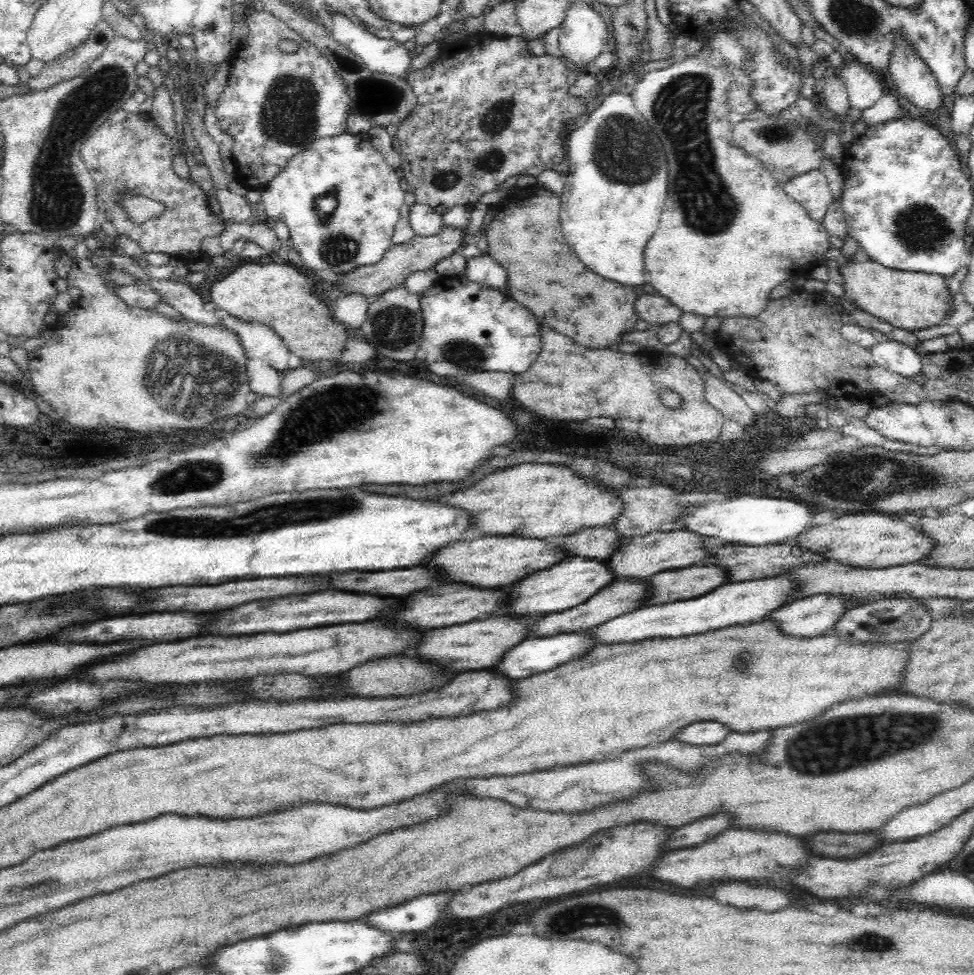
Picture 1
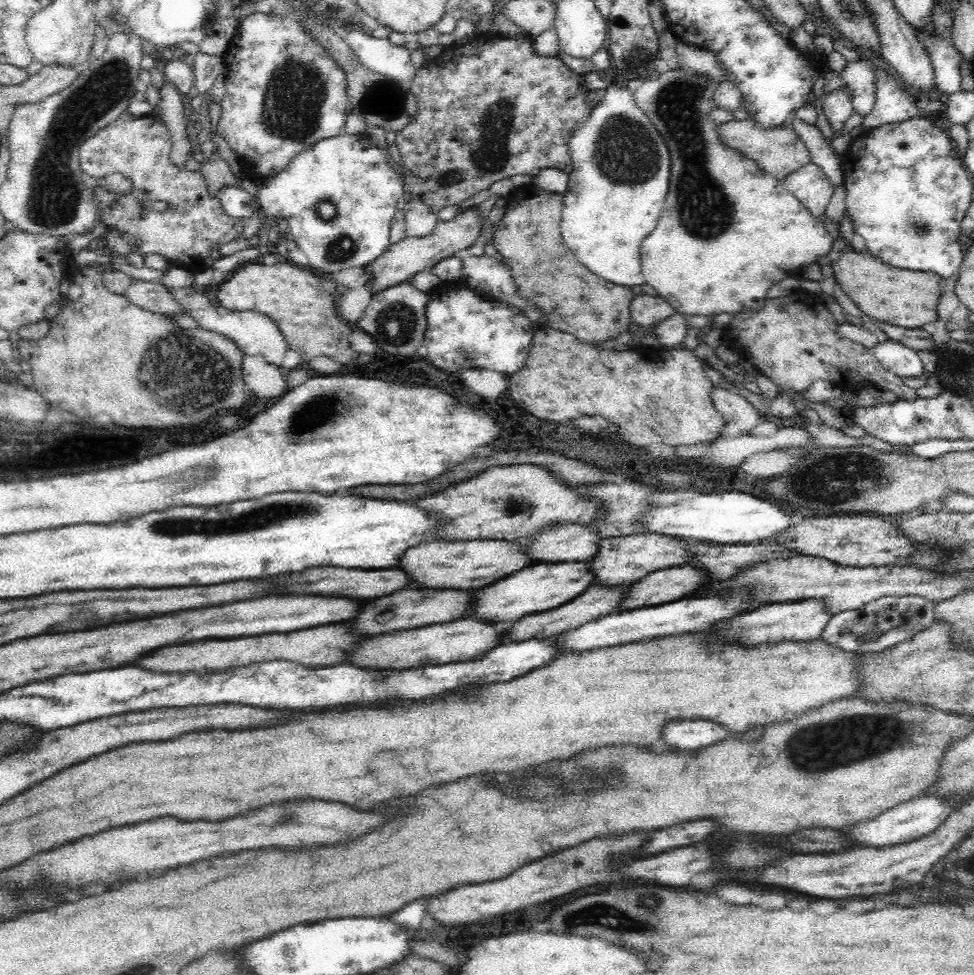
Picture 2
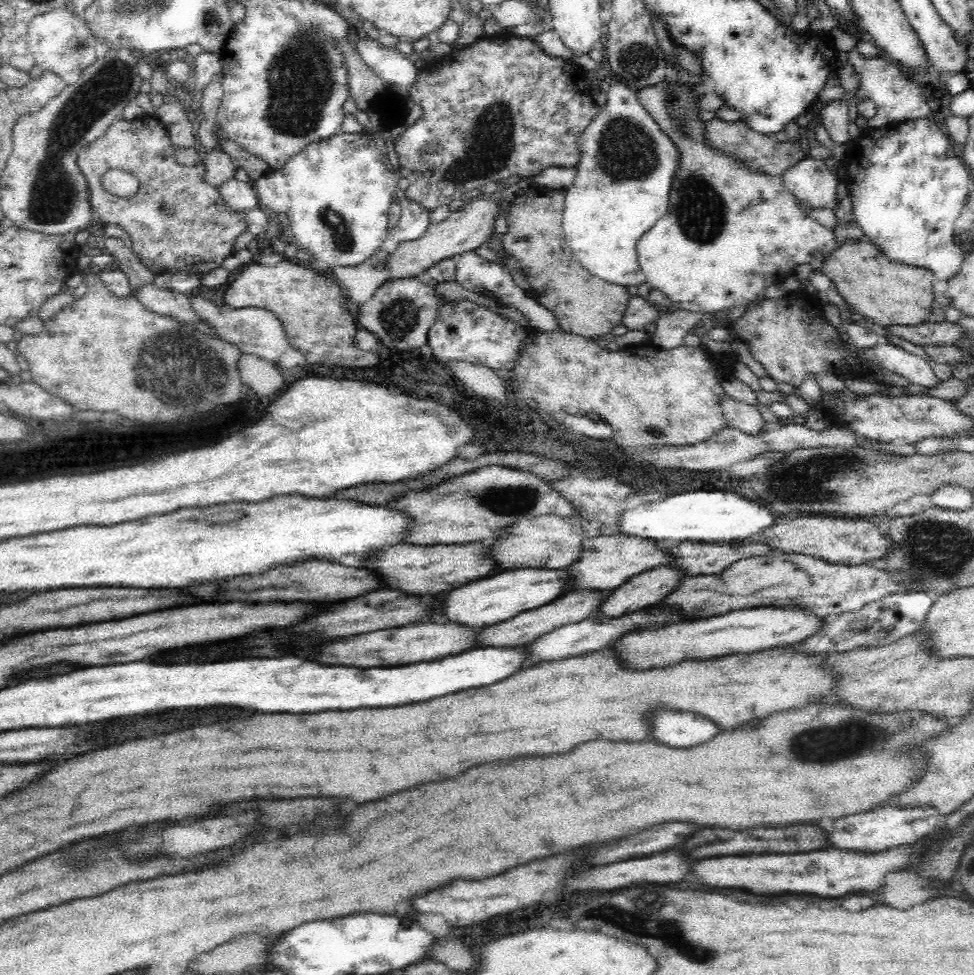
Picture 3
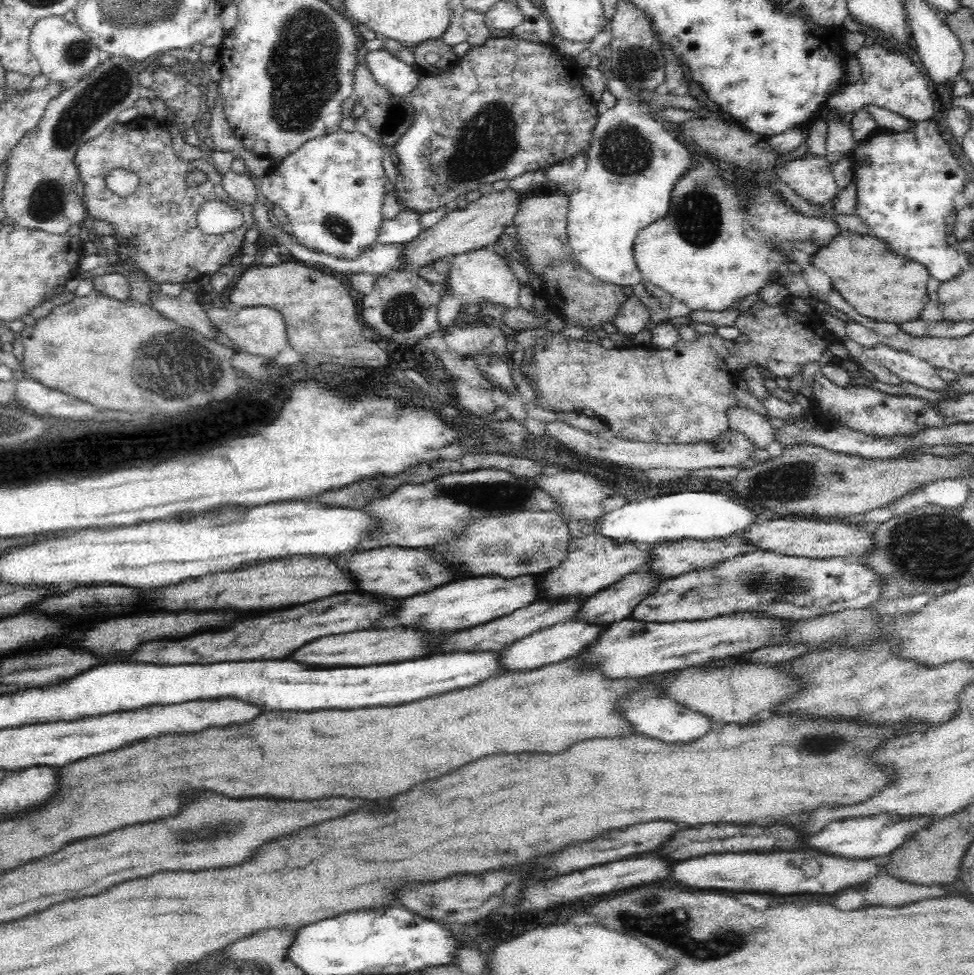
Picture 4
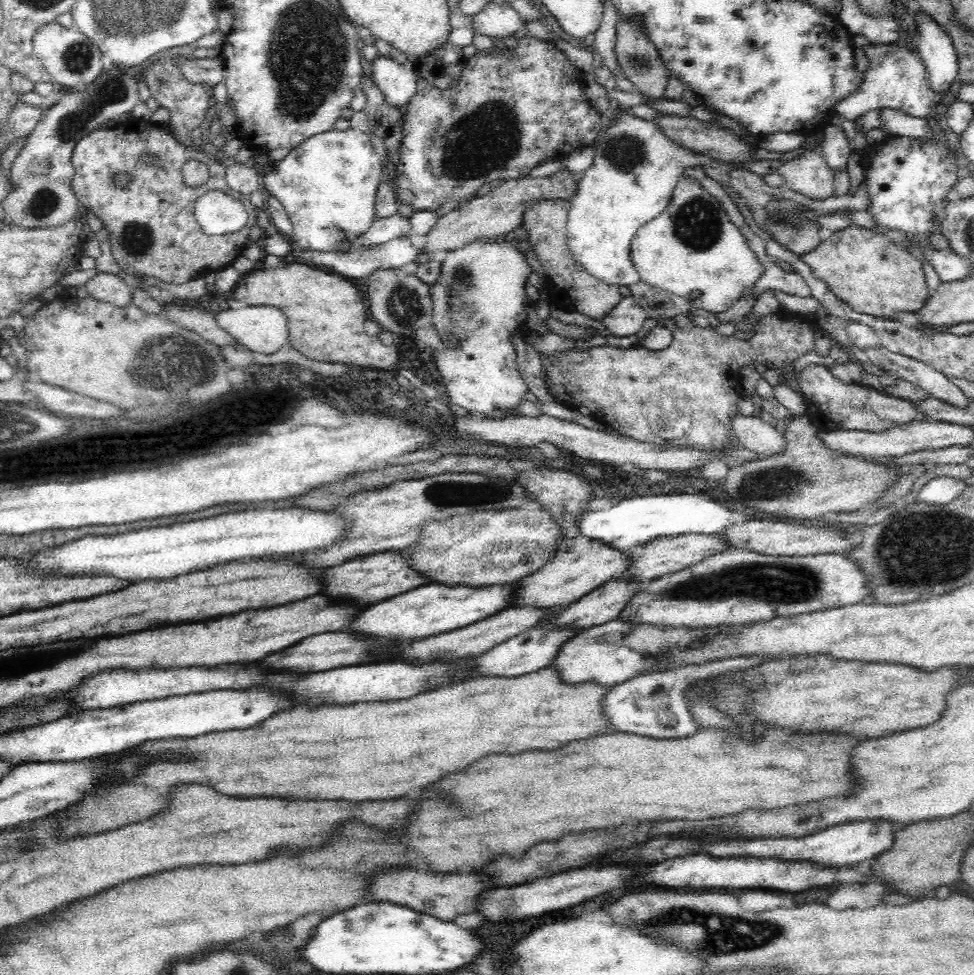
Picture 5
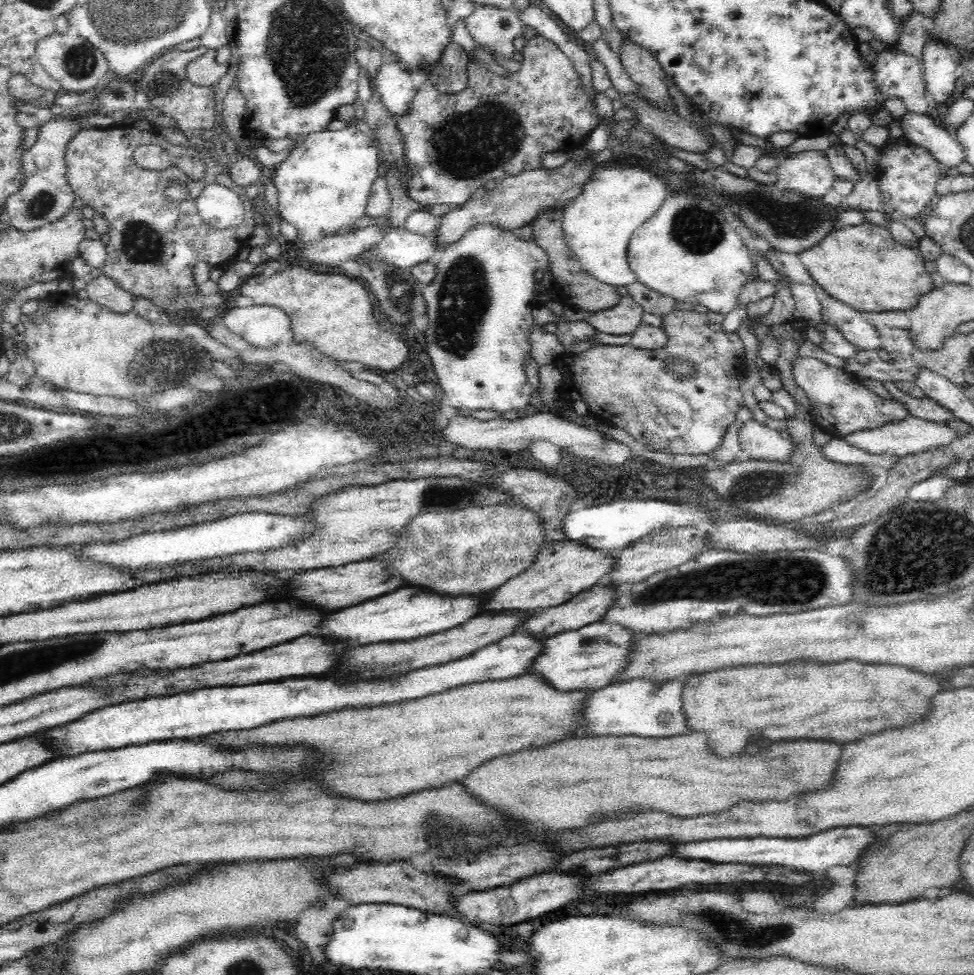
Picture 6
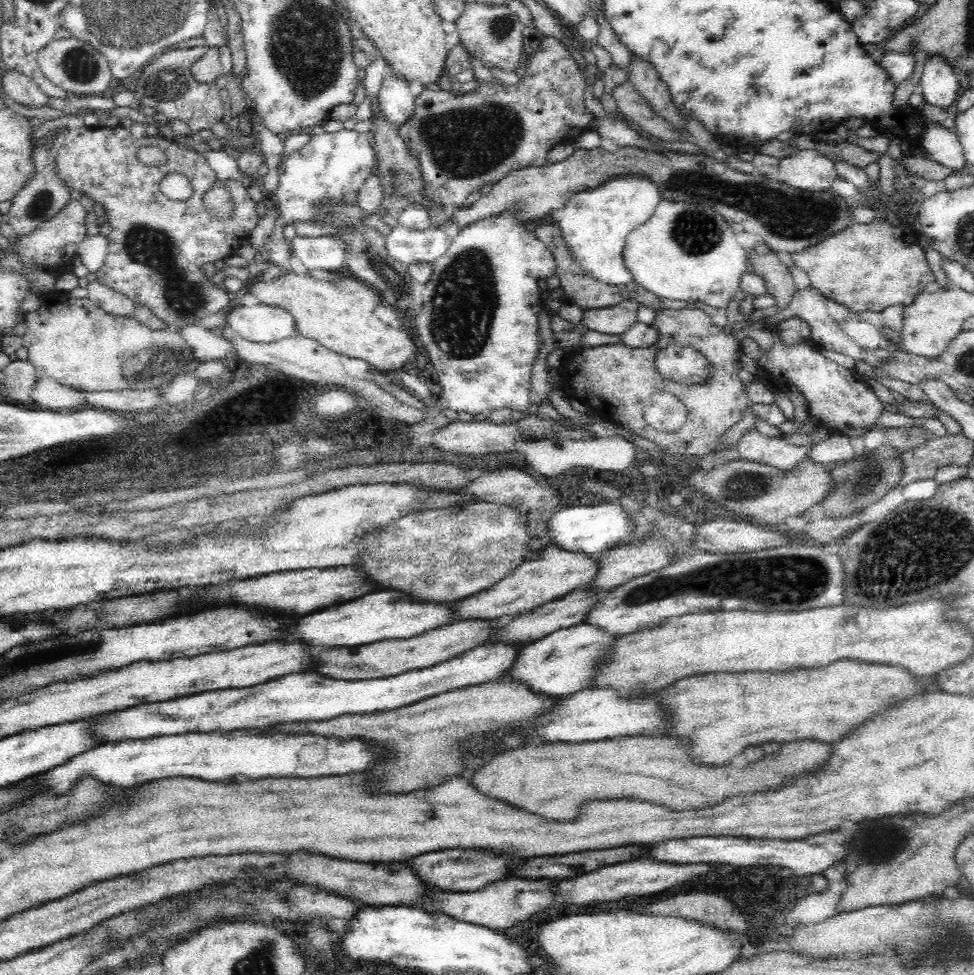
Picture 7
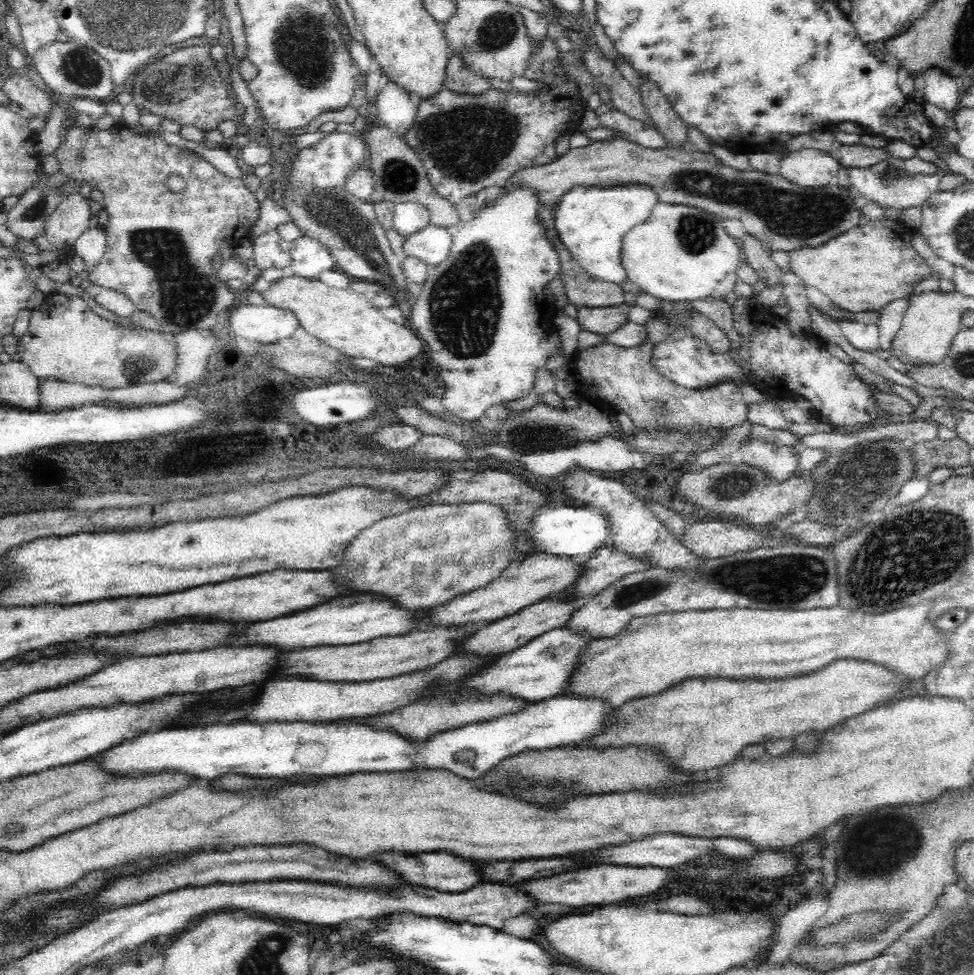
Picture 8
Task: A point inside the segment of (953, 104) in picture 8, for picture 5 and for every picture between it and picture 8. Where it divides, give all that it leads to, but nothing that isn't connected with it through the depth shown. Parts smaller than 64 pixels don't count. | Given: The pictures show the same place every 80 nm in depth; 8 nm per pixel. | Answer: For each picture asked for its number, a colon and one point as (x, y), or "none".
5: (936, 50)
6: (939, 62)
7: (939, 86)

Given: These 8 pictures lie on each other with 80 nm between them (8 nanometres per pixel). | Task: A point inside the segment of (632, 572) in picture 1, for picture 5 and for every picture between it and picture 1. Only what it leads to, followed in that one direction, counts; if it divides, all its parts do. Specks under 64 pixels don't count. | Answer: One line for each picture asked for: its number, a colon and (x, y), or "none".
2: (624, 560)
3: (606, 563)
4: (594, 563)
5: (579, 565)

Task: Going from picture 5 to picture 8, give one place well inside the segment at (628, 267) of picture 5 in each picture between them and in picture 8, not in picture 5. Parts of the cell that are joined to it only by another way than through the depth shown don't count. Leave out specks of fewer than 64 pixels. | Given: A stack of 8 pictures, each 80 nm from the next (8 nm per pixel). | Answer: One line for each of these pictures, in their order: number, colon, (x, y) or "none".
6: (597, 225)
7: (595, 222)
8: (590, 221)

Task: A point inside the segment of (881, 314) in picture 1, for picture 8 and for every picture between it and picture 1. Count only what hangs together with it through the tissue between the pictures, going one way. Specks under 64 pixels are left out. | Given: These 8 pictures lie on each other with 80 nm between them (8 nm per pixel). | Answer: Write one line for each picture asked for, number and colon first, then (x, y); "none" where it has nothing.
2: (899, 297)
3: (885, 292)
4: (881, 285)
5: (864, 268)
6: (863, 266)
7: (871, 266)
8: (864, 269)

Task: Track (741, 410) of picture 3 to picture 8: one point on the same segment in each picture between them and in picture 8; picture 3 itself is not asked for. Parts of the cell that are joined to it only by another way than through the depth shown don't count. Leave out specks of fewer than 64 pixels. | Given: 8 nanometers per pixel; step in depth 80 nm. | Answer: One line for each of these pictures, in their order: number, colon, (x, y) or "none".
4: (741, 418)
5: (755, 435)
6: (758, 442)
7: (778, 453)
8: (778, 462)

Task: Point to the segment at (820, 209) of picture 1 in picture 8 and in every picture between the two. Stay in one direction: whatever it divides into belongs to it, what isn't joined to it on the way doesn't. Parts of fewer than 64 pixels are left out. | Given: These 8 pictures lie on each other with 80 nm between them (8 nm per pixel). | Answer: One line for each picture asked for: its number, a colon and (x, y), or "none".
2: (809, 185)
3: (810, 181)
4: (811, 177)
5: (809, 174)
6: (809, 172)
7: (809, 170)
8: (809, 168)

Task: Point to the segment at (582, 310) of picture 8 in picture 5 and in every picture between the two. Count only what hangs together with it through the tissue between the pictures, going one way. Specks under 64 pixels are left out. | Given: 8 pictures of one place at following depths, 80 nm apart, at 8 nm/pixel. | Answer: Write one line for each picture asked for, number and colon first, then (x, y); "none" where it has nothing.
5: (626, 318)
6: (622, 319)
7: (616, 319)

